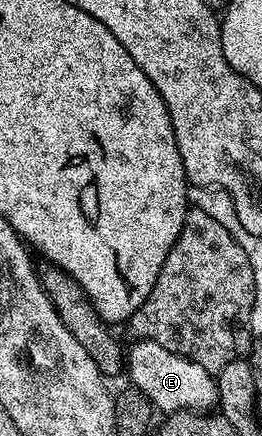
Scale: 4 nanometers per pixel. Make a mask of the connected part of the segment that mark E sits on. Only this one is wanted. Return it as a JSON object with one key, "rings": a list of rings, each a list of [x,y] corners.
{"rings":[[[140,339],[132,342],[132,347],[128,346],[125,351],[125,375],[128,375],[130,386],[137,388],[155,406],[156,412],[170,413],[172,411],[201,411],[210,412],[218,404],[218,389],[215,384],[216,376],[210,371],[206,371],[197,361],[189,361],[183,355],[173,353],[165,349],[165,345],[157,345],[148,339]]]}

